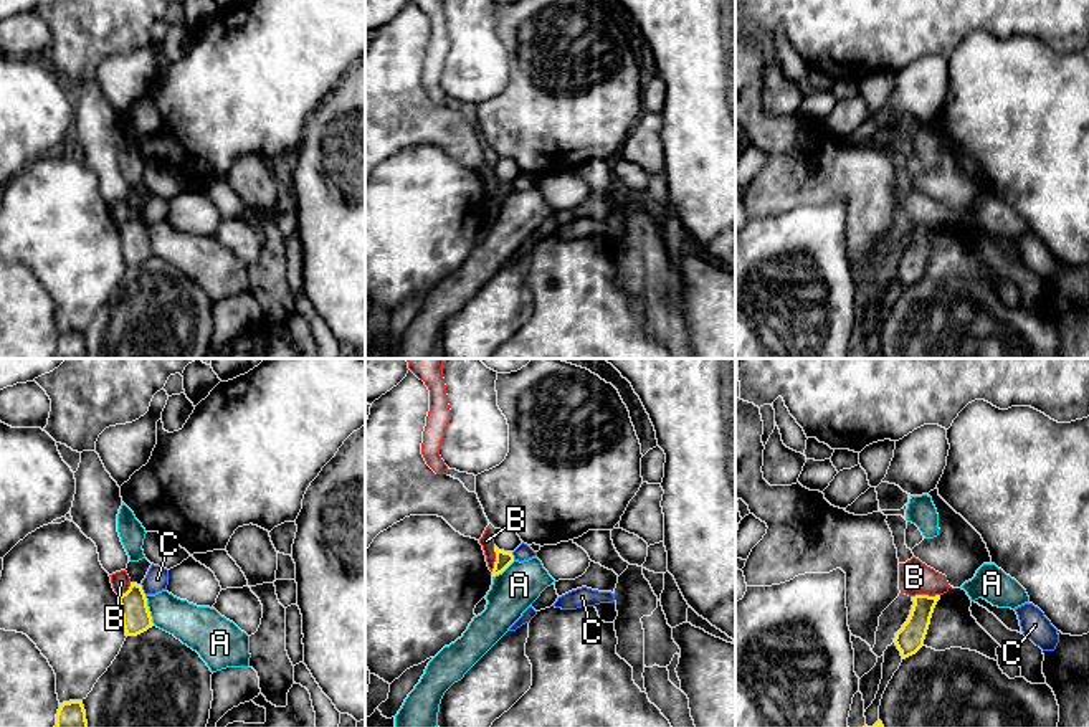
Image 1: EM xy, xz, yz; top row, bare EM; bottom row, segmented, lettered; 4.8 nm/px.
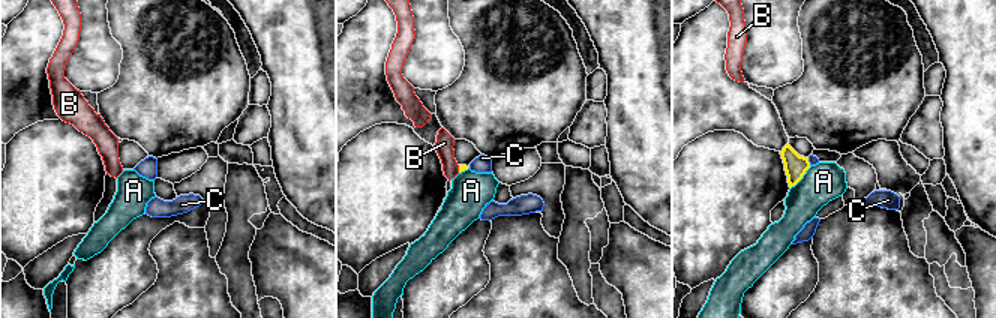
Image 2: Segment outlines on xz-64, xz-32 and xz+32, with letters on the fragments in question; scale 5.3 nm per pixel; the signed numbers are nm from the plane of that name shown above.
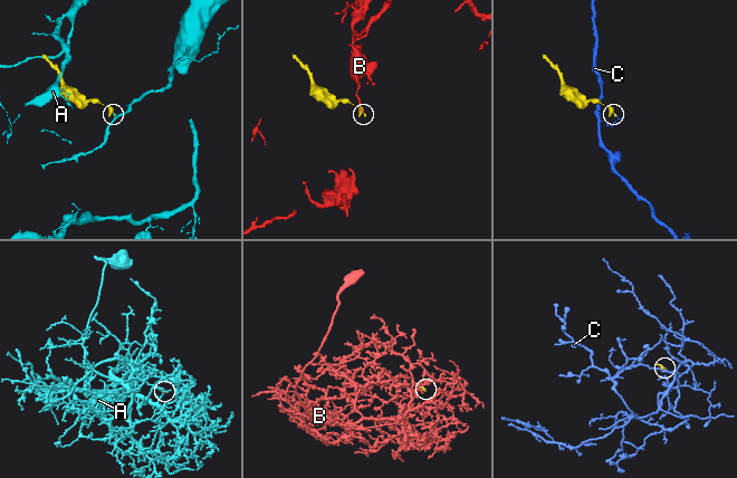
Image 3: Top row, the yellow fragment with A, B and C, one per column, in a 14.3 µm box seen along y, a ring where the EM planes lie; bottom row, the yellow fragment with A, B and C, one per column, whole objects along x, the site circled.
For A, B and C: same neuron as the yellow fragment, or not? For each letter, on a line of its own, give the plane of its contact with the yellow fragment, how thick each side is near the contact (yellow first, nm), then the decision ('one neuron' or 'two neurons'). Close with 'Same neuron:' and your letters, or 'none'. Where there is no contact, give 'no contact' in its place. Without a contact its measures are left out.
A: contact in xy; calibres 140 and 200 nm; two neurons
B: contact in yz; calibres 140 and 160 nm; two neurons
C: contact in xy; calibres 140 and 120 nm; two neurons
Same neuron: none

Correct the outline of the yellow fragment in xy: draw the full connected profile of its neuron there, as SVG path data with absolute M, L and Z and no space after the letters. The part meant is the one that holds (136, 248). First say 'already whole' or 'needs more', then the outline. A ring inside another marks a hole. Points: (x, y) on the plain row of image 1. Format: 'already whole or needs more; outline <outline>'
already whole; outline M131 213L129 220L119 225L119 235L126 266L137 266L154 256L142 215Z

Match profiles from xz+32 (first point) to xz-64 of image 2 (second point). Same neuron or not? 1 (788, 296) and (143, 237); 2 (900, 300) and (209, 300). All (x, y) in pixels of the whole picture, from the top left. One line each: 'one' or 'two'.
1: one
2: one

